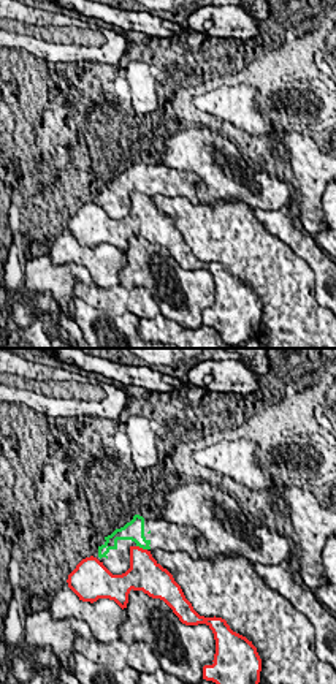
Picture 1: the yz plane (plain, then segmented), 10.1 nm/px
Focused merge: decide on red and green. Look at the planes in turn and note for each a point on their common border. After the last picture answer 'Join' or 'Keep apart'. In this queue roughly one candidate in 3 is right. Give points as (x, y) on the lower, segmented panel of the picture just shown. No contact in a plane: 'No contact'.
Touches red at (141, 548)

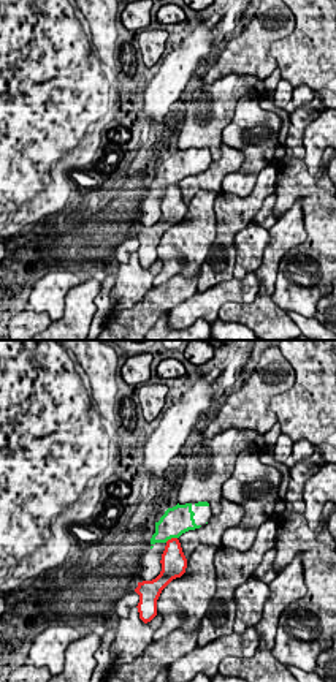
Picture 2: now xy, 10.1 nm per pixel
Touches red at (171, 538)

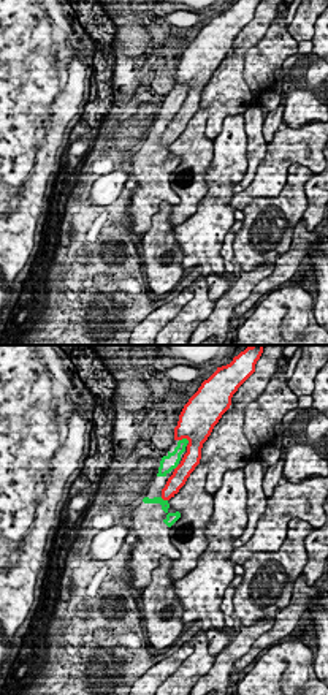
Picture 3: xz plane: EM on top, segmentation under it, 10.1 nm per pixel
Touches red at (184, 437)

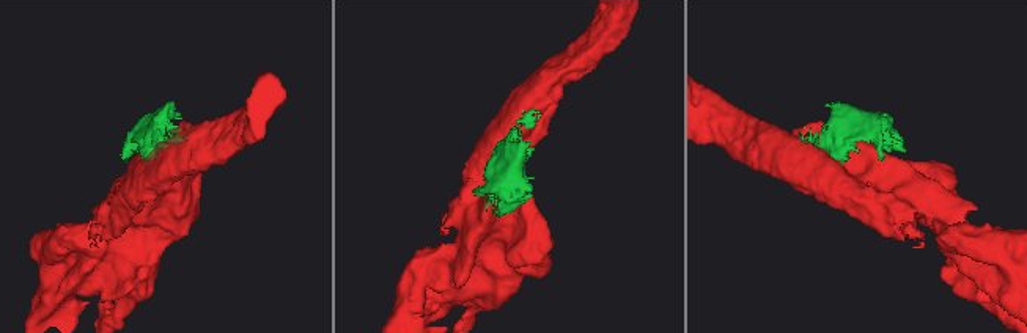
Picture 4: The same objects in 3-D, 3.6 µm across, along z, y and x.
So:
Keep apart

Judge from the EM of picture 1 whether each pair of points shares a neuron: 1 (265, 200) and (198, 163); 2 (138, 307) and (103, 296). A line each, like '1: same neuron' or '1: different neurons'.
1: same neuron
2: same neuron

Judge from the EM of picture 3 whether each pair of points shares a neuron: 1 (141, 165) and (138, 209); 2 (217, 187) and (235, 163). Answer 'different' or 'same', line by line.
1: same
2: same

